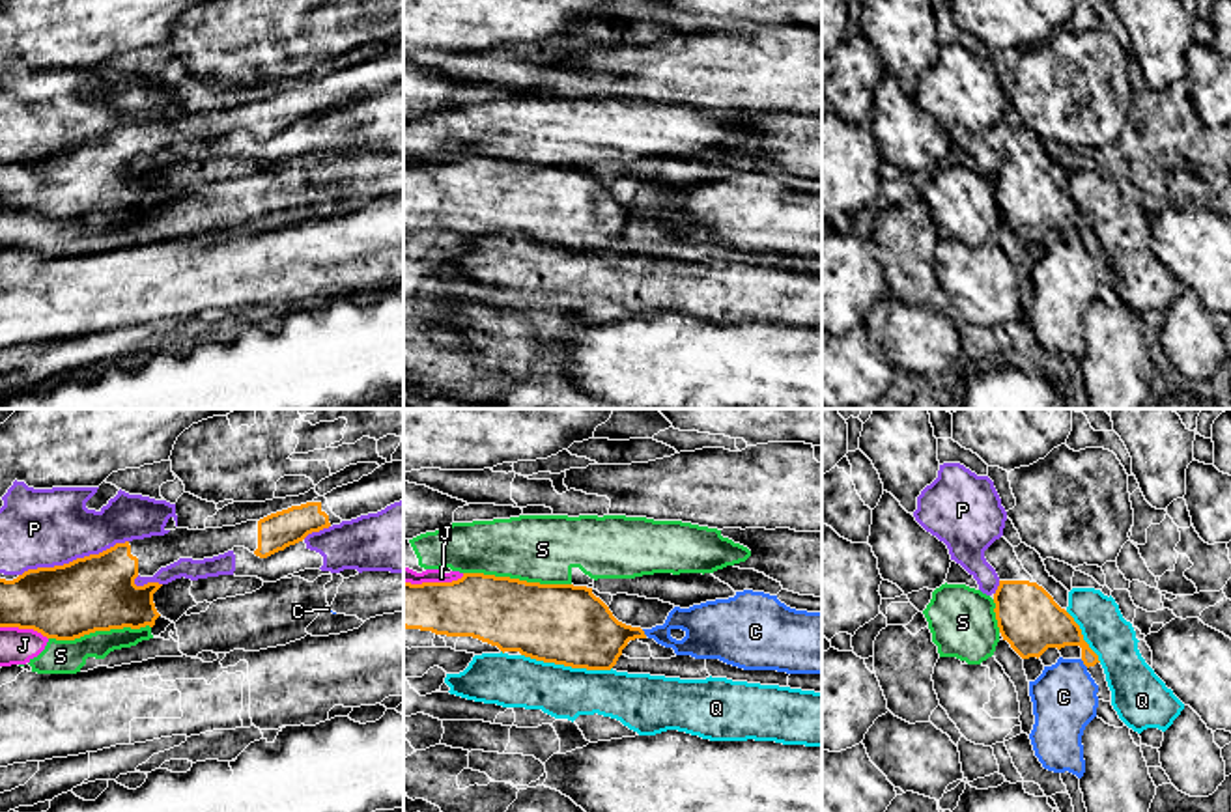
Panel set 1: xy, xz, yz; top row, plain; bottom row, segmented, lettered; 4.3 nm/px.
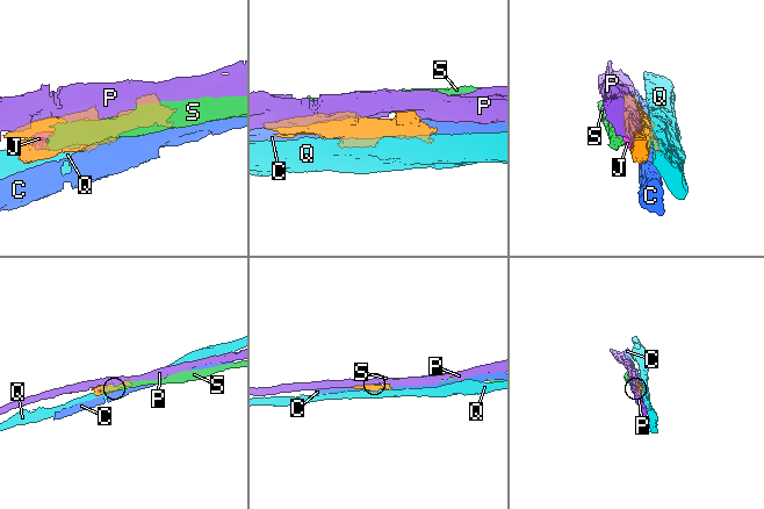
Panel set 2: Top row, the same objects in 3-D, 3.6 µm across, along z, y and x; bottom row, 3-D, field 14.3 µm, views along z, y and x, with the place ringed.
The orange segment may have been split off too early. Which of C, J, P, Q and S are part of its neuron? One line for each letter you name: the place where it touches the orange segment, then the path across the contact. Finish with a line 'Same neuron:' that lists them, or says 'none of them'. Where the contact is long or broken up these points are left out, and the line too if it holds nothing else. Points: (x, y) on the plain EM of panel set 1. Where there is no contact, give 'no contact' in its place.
Same neuron: none of them

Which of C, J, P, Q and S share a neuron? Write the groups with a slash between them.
C / J S / P / Q

